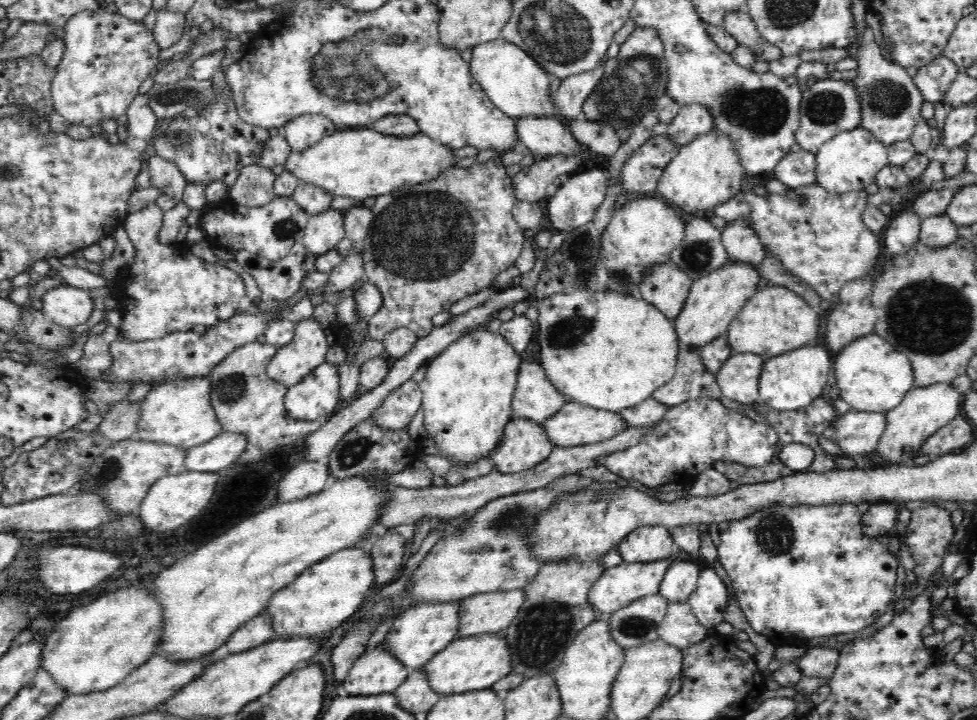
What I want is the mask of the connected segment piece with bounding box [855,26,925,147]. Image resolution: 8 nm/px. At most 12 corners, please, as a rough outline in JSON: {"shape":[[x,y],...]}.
{"shape":[[868,26],[856,56],[860,126],[911,139],[925,101]]}

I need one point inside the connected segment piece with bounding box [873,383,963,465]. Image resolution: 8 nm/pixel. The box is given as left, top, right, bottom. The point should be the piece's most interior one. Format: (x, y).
(924, 410)

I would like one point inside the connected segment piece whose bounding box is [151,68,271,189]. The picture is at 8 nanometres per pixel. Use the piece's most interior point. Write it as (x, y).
(216, 144)

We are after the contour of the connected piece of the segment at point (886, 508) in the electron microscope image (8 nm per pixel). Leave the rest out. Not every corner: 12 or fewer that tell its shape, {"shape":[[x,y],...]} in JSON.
{"shape":[[870,504],[861,516],[871,539],[894,533],[894,504]]}

